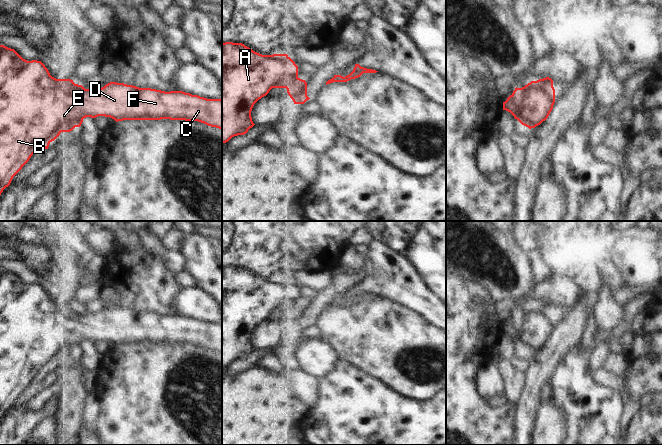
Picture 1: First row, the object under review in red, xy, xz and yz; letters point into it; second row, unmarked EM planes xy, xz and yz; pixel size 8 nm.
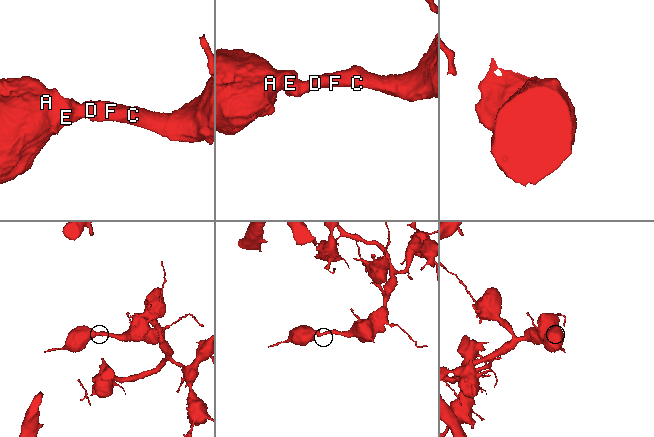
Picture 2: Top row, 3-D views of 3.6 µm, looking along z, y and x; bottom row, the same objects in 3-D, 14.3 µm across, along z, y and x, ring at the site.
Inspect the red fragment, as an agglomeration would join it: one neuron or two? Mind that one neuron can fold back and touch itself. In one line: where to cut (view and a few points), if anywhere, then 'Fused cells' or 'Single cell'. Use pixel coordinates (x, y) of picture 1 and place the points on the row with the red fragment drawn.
No split. Single cell

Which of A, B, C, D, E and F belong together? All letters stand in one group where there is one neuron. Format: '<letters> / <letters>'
A B C D E F

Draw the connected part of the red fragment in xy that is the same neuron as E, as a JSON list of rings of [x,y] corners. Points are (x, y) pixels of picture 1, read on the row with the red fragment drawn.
[[[0,45],[0,195],[39,148],[48,149],[61,132],[70,132],[80,127],[86,117],[98,116],[110,117],[116,122],[161,119],[198,121],[222,129],[222,99],[207,99],[183,91],[139,88],[117,82],[110,82],[97,90],[85,89],[71,79],[52,77],[41,61],[27,61],[14,49]]]

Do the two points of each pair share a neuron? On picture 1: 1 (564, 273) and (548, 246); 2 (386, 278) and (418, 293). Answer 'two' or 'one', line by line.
1: one
2: one

